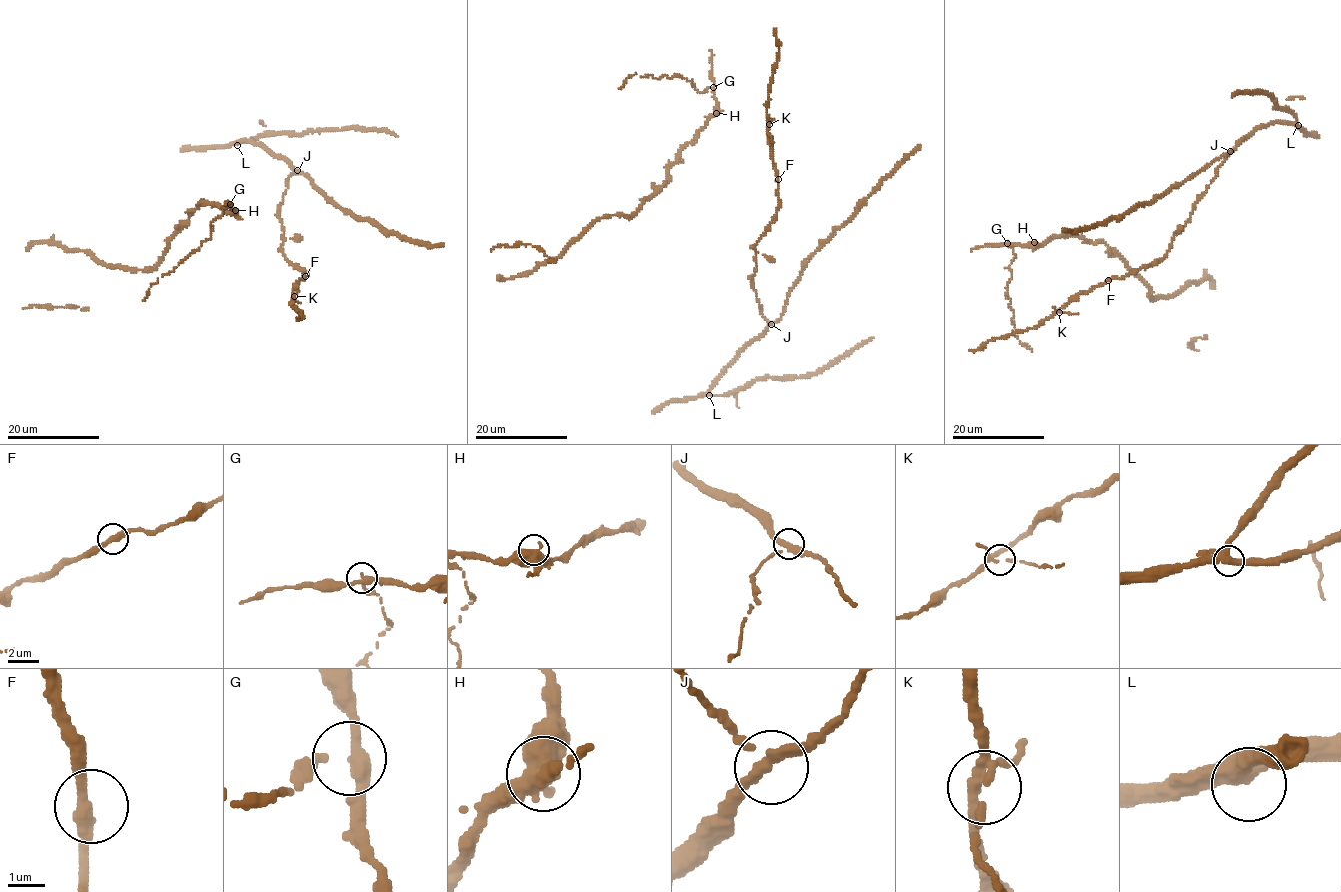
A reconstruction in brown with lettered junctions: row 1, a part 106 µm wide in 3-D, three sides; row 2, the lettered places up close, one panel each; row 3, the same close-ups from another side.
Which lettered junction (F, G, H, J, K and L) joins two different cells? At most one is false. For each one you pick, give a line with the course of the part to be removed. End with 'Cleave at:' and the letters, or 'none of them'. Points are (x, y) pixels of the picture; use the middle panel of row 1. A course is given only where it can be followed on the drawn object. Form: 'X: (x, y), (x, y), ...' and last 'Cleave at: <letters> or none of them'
G: (712, 87), (698, 93), (691, 81), (676, 75), (657, 79), (652, 74), (641, 76), (635, 72), (619, 89)
Cleave at: G

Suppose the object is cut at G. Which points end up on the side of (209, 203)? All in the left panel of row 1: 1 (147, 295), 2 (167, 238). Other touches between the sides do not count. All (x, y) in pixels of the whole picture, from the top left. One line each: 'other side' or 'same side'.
1: other side
2: same side

